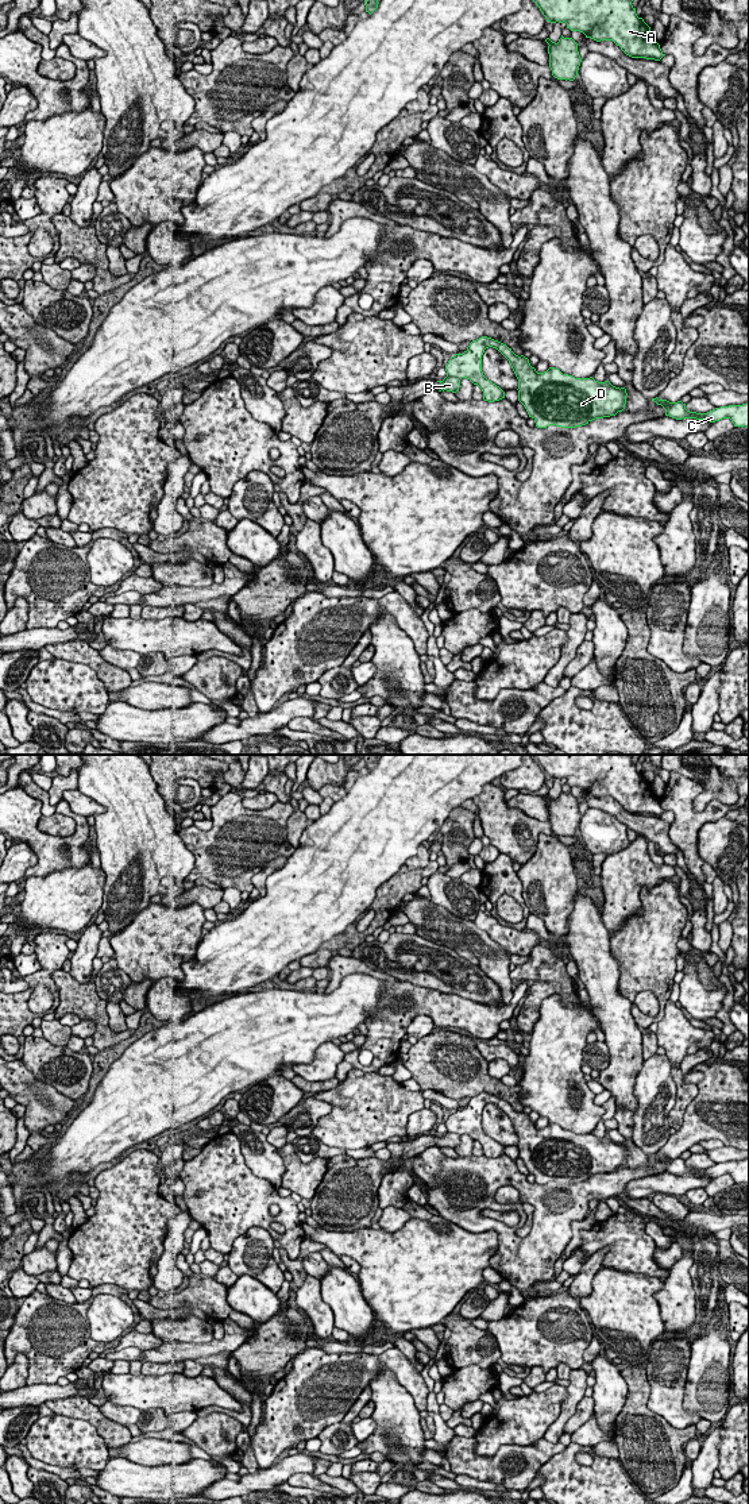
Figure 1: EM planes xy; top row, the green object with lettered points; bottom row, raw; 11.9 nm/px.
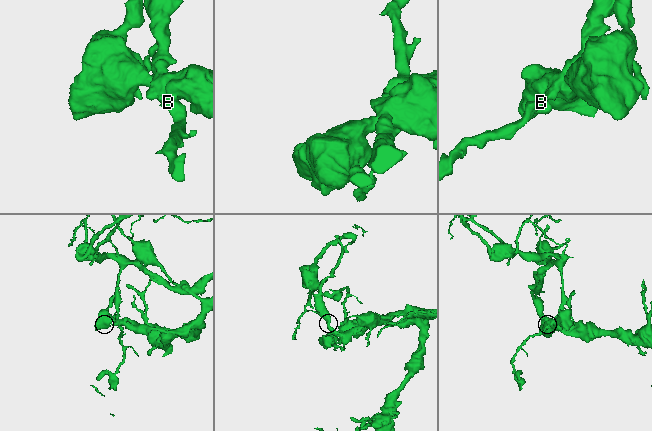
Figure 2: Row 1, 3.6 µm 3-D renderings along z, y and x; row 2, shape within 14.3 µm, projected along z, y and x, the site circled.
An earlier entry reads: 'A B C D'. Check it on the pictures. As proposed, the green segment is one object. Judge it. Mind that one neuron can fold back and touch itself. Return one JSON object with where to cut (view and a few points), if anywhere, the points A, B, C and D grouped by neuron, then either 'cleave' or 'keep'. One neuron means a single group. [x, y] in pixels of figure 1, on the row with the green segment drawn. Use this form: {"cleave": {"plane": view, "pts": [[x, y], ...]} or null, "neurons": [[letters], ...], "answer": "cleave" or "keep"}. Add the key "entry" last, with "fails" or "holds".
{"cleave": {"plane": "xy", "pts": [[447, 374], [460, 378]]}, "neurons": [["A", "C", "D"], ["B"]], "answer": "cleave", "entry": "fails"}

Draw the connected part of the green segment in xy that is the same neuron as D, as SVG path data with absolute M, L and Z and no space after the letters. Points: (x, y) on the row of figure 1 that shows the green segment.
M487 336L472 340L463 354L455 354L445 365L447 375L467 378L478 385L484 401L505 398L505 392L482 371L482 355L489 347L497 348L509 360L518 379L518 401L537 428L576 428L625 409L625 387L615 387L609 381L598 382L592 377L575 378L555 367L537 373L528 358L516 355L506 344Z

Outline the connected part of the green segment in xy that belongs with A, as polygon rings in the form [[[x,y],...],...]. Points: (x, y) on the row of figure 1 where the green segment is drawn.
[[[533,0],[547,22],[567,23],[571,31],[580,31],[586,38],[597,42],[613,41],[632,58],[646,58],[660,61],[665,54],[655,41],[650,27],[638,18],[633,0]]]

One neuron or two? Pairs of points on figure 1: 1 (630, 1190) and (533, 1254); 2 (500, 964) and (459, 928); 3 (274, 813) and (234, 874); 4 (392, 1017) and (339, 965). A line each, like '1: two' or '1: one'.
1: two
2: one
3: one
4: one

